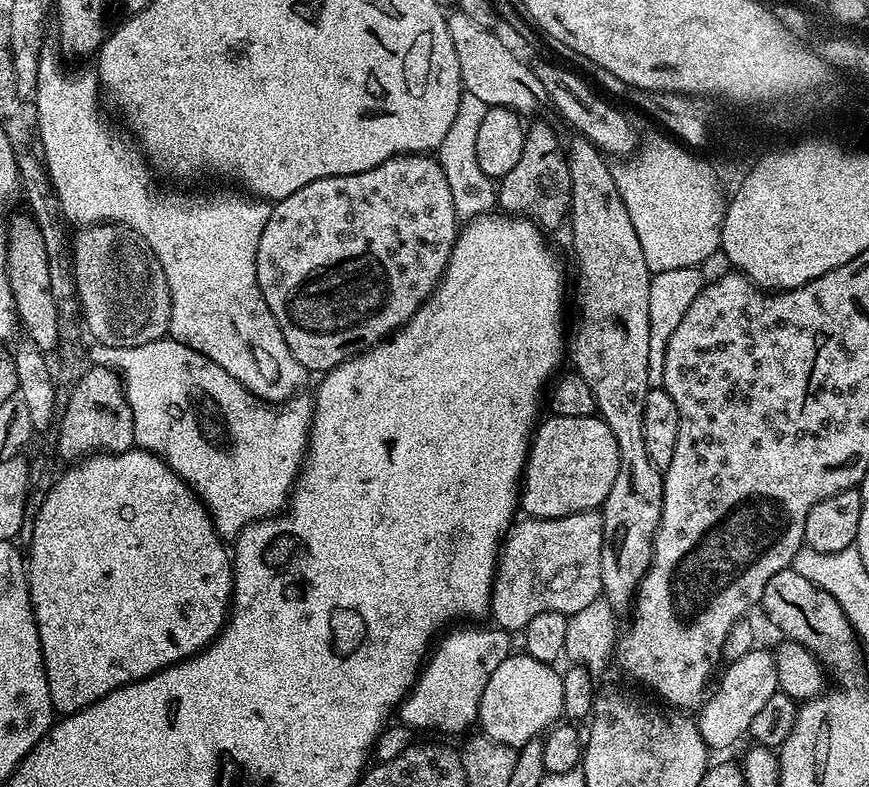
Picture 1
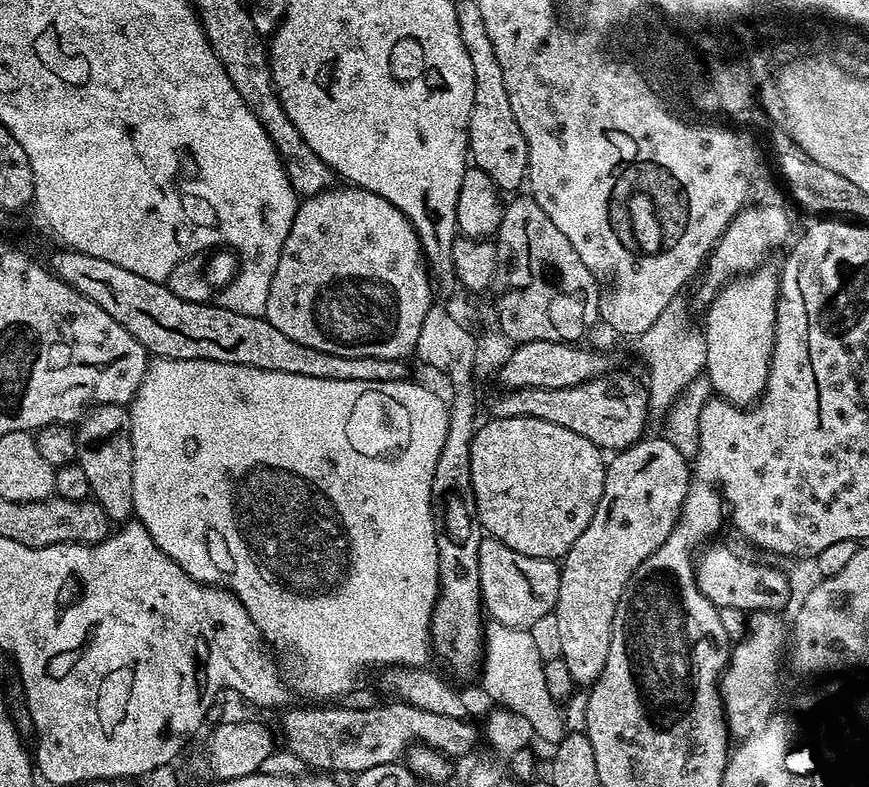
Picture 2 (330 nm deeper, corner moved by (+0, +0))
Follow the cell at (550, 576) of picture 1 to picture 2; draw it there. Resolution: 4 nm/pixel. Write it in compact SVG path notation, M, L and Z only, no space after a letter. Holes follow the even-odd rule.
M485 535L478 546L478 582L483 611L487 615L489 612L495 623L531 629L543 616L553 615L560 585L560 564L518 554L518 550L510 550L510 546Z

